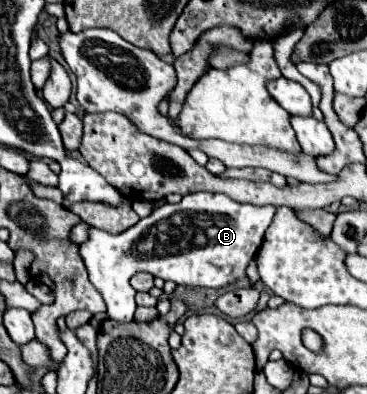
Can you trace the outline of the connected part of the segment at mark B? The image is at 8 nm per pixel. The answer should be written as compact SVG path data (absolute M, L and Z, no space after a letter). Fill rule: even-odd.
M193 192L183 196L179 204L165 204L161 208L155 208L151 216L139 220L135 226L121 234L109 234L89 226L89 238L79 244L79 256L85 262L91 284L101 292L107 304L109 318L117 322L131 322L135 314L135 290L131 288L129 280L133 274L149 272L154 277L170 280L175 284L221 288L229 282L245 278L245 268L261 248L265 230L269 228L273 216L275 206L241 204L219 192Z

